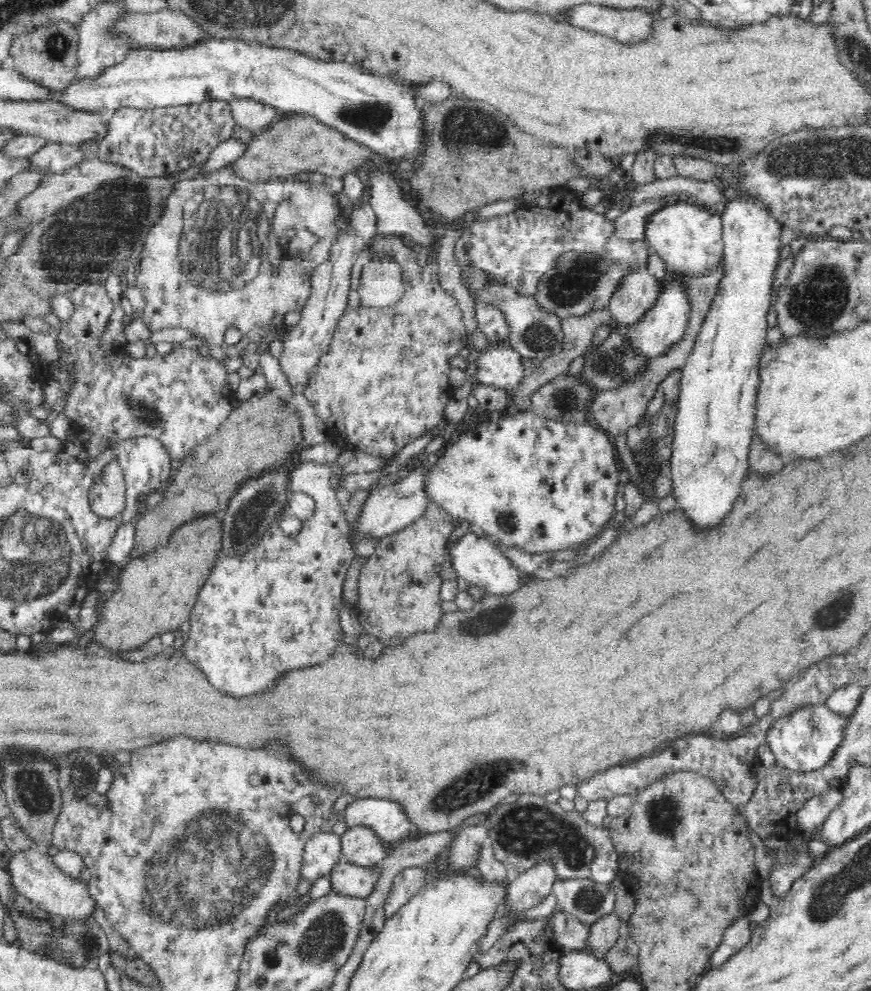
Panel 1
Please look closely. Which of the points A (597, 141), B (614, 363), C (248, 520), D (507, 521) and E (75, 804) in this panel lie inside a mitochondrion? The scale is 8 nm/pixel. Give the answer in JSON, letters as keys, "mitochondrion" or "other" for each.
{"A":"other","B":"mitochondrion","C":"mitochondrion","D":"mitochondrion","E":"mitochondrion"}

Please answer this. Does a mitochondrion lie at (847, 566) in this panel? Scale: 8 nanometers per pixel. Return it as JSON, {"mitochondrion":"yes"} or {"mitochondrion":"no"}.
{"mitochondrion":"no"}

